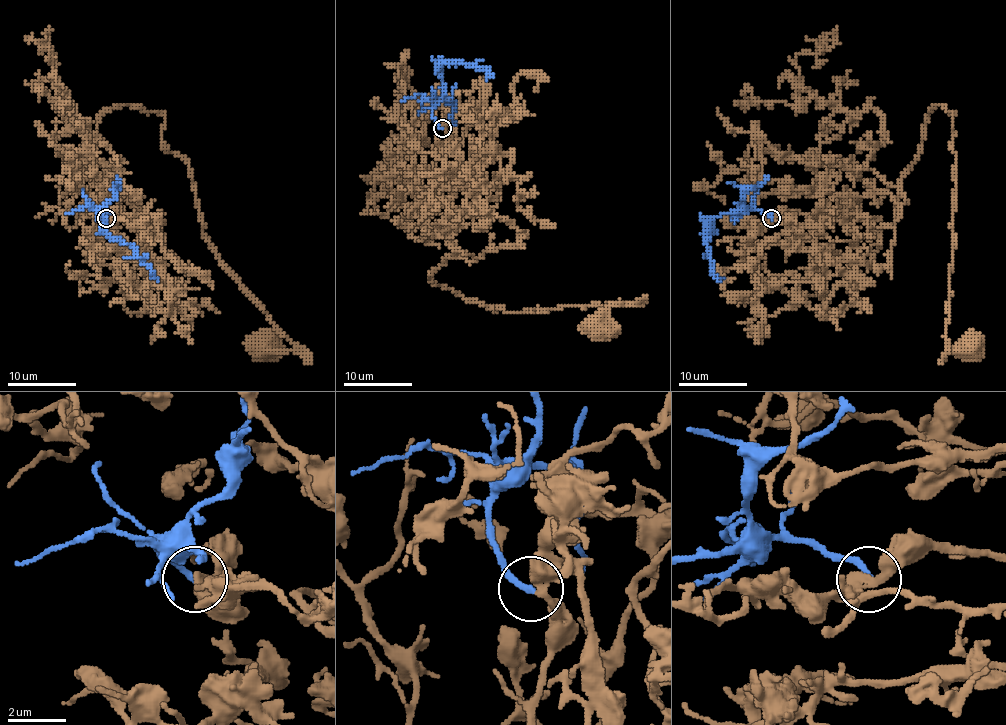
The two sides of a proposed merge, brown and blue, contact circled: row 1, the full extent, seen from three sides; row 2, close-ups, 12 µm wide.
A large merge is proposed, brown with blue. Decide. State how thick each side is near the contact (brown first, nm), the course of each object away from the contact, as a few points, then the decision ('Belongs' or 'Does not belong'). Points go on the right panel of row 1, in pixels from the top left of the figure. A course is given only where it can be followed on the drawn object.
Thickness 360 nm (brown) against 220 nm. Course of brown: (771, 218), (887, 192), (897, 213), (902, 172), (943, 105), (955, 153), (946, 347), (970, 349). Course of blue: (771, 218), (747, 209), (720, 214), (710, 221), (706, 243), (711, 270), (725, 277). Belongs

